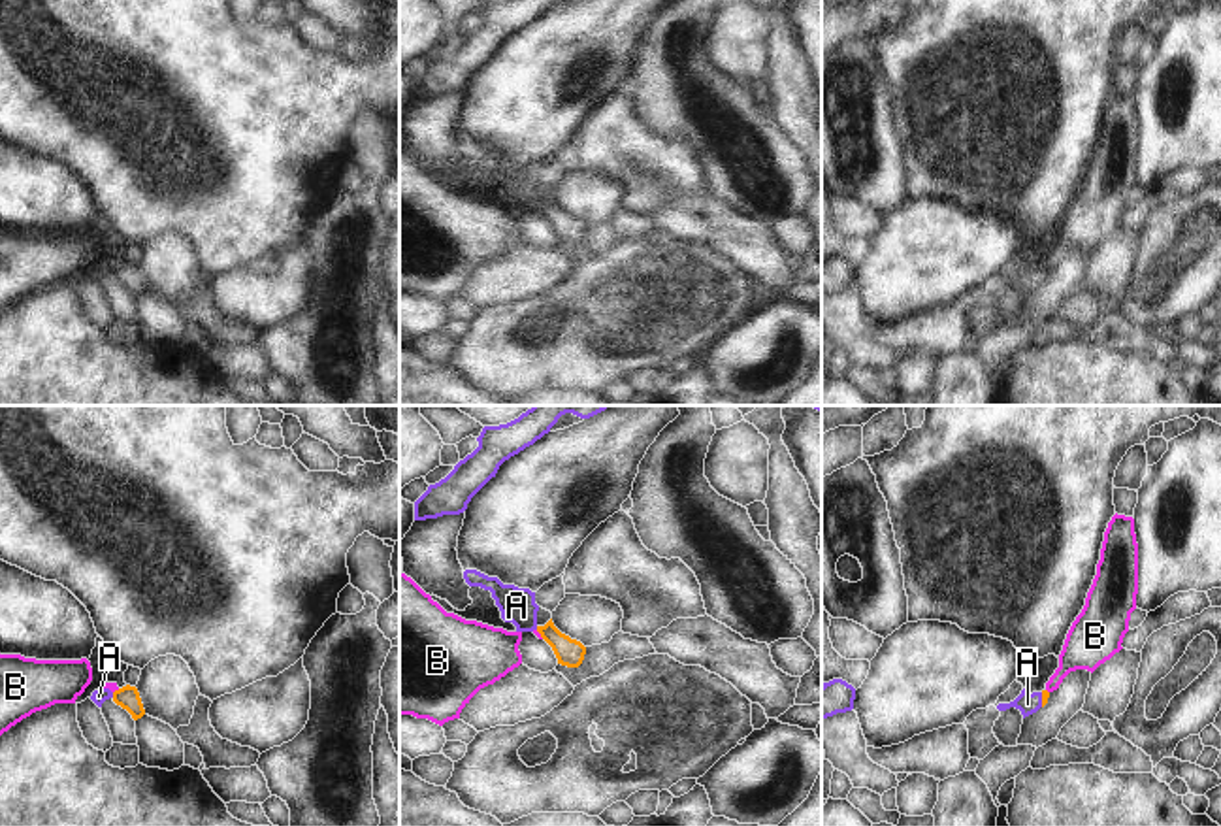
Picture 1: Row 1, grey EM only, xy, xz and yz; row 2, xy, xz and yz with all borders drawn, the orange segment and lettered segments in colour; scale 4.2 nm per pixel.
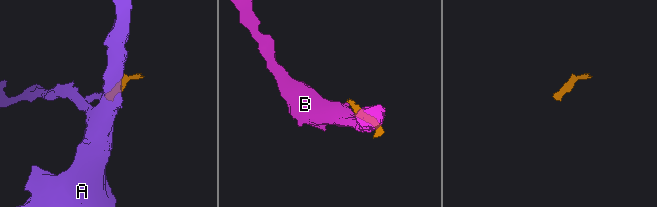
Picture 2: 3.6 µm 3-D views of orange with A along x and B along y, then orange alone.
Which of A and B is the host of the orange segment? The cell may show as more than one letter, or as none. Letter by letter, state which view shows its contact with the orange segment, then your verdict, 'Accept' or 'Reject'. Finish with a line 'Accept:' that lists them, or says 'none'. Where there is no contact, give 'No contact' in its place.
A: Touches orange in xy. Accept
B: Touches orange in xz. Reject
Accept: A

